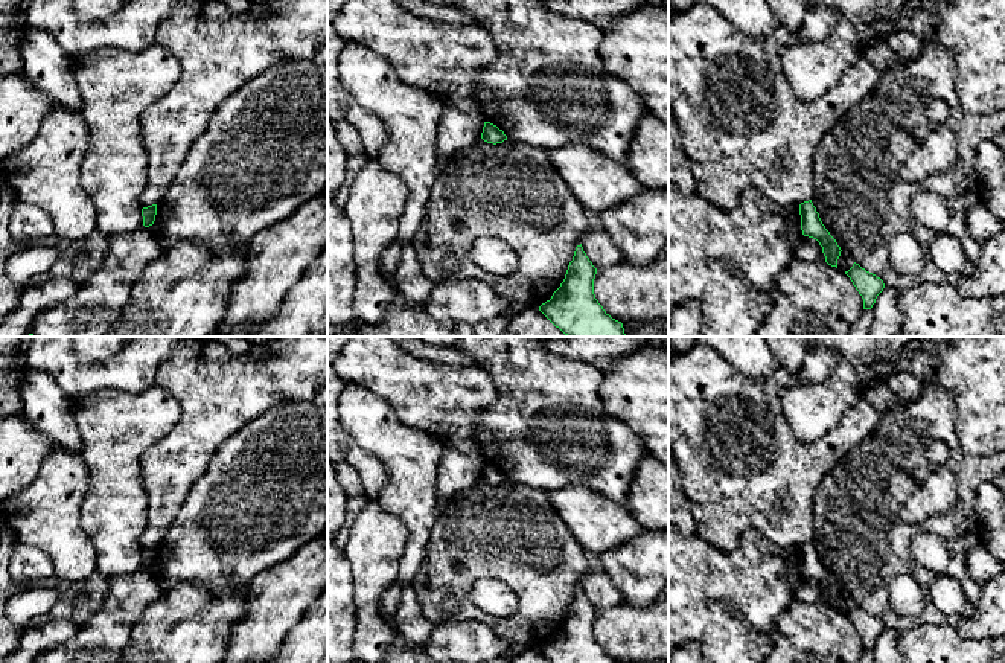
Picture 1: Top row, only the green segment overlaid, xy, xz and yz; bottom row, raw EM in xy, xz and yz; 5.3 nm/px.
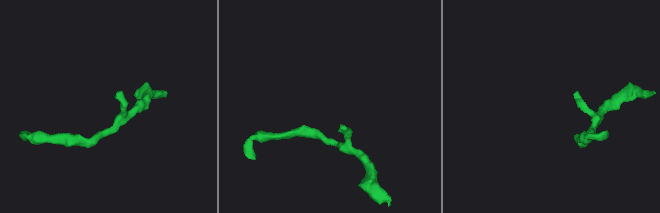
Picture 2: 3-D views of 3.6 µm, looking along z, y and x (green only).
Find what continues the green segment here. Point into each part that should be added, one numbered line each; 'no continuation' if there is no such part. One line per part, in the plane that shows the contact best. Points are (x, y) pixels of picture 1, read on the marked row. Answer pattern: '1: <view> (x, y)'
no continuation

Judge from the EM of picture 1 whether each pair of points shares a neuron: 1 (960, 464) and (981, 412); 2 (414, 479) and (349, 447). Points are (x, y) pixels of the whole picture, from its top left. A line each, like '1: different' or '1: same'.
1: different
2: different

